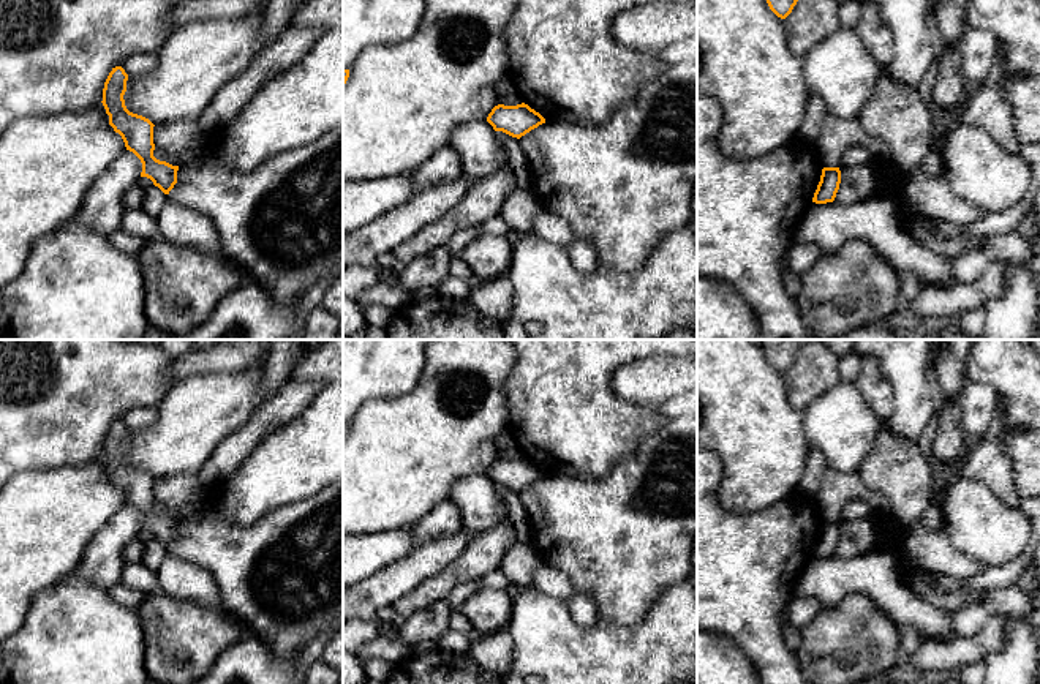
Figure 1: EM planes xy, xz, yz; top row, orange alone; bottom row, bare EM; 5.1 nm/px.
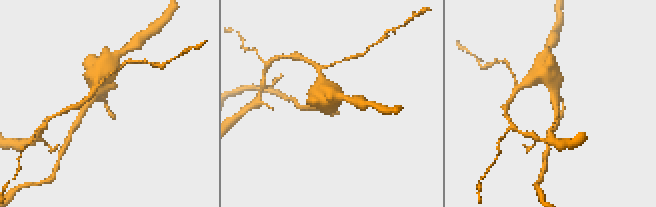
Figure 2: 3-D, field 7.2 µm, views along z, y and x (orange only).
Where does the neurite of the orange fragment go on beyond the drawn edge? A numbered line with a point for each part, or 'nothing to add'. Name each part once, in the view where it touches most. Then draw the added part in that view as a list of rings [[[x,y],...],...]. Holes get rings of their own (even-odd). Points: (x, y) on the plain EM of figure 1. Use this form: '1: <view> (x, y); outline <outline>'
nothing to add

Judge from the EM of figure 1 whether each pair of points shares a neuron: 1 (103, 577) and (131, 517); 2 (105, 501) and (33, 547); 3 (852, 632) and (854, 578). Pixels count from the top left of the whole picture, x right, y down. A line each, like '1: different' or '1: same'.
1: same
2: same
3: different

